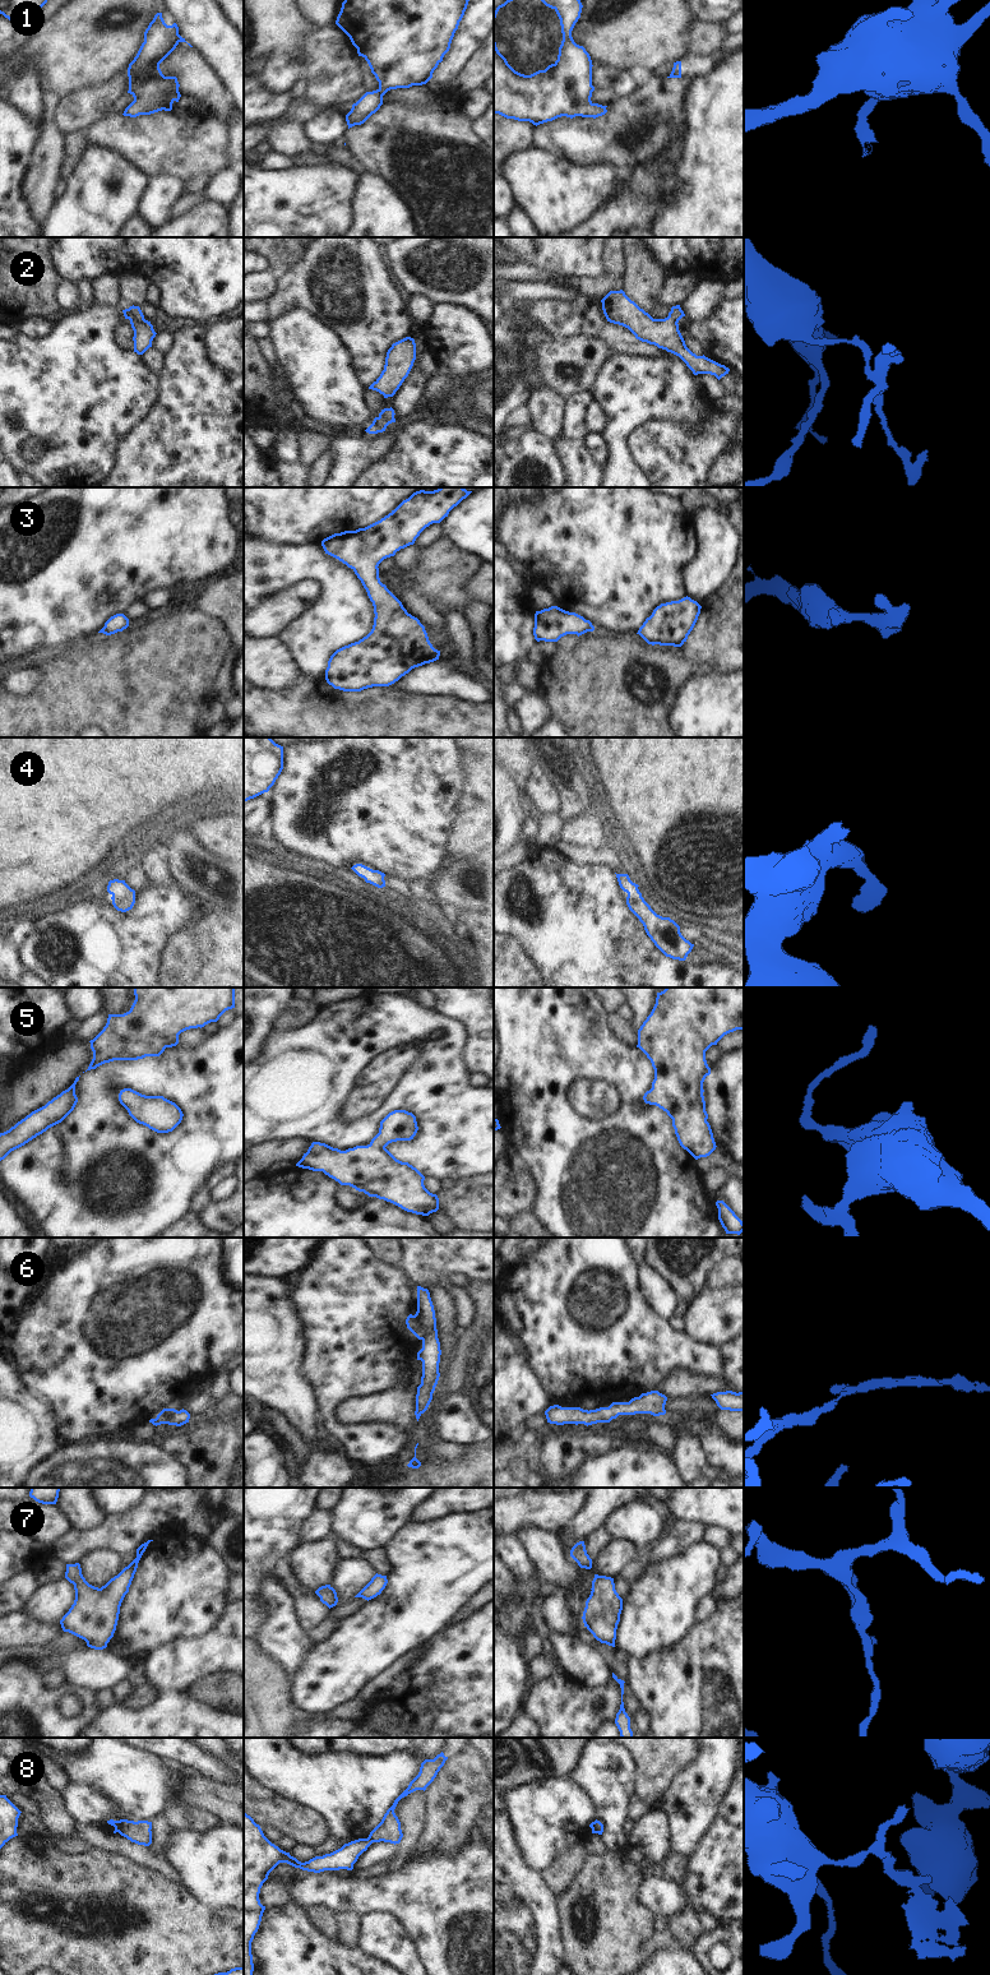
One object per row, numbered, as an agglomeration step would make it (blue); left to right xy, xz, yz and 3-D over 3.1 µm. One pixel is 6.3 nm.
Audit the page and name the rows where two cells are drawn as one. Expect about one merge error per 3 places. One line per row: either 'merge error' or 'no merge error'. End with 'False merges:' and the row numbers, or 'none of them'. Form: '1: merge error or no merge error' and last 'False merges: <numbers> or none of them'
1: no merge error
2: no merge error
3: no merge error
4: no merge error
5: no merge error
6: merge error
7: no merge error
8: merge error
False merges: 6, 8

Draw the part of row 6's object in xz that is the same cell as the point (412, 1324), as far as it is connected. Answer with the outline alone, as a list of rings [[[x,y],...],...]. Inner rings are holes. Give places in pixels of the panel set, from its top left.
[[[410,1314],[406,1319],[407,1328],[418,1338],[422,1340],[425,1337],[425,1329],[420,1327],[417,1318]]]

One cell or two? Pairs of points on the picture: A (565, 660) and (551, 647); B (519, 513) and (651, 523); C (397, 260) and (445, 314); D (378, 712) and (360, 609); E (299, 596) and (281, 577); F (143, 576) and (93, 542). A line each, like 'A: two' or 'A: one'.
A: two
B: one
C: two
D: two
E: two
F: one

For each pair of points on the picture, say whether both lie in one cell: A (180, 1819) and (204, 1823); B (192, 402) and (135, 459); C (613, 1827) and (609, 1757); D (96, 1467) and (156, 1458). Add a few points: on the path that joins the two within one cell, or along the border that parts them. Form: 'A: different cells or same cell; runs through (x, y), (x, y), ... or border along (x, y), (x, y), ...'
A: same cell; runs through (186, 1819), (198, 1821)
B: same cell; runs through (177, 416), (149, 445)
C: same cell; runs through (611, 1809), (607, 1775)
D: same cell; runs through (111, 1467), (140, 1467)

